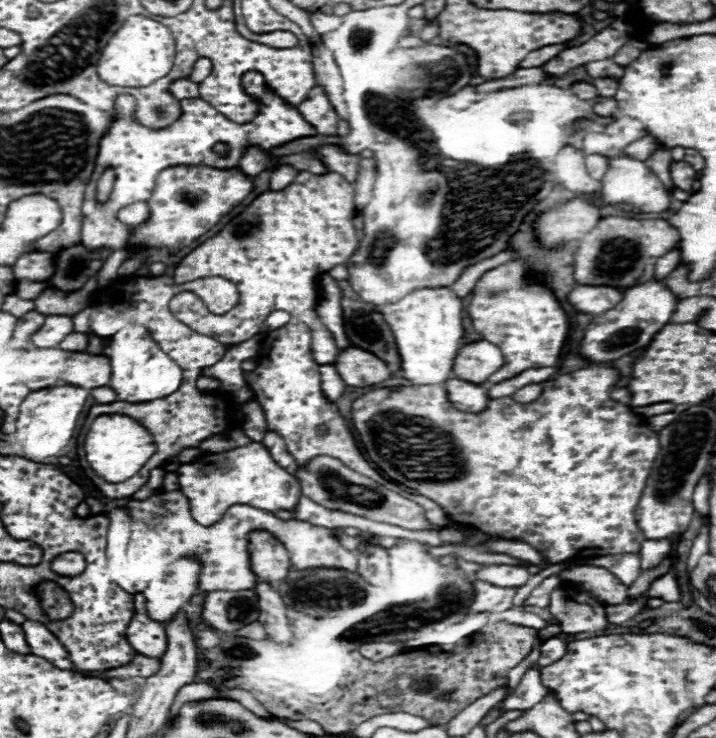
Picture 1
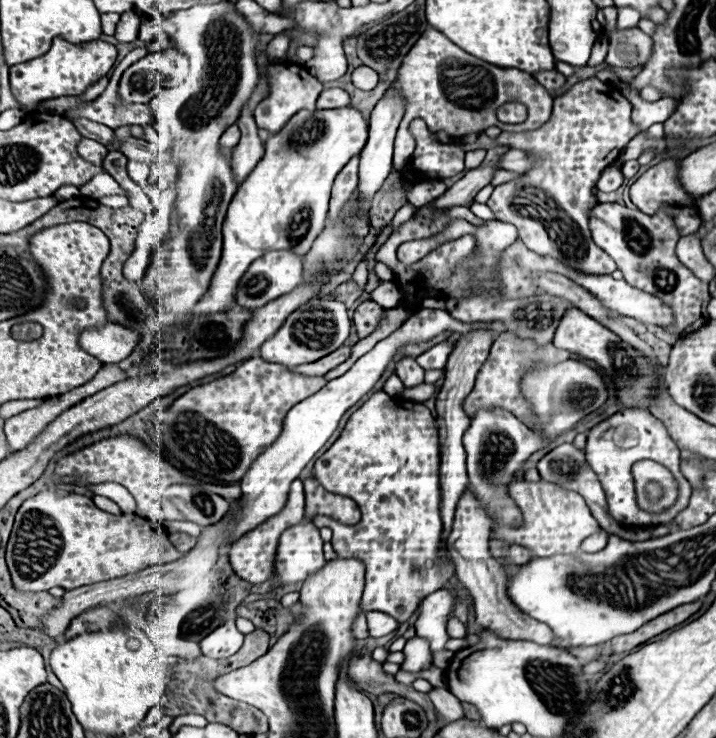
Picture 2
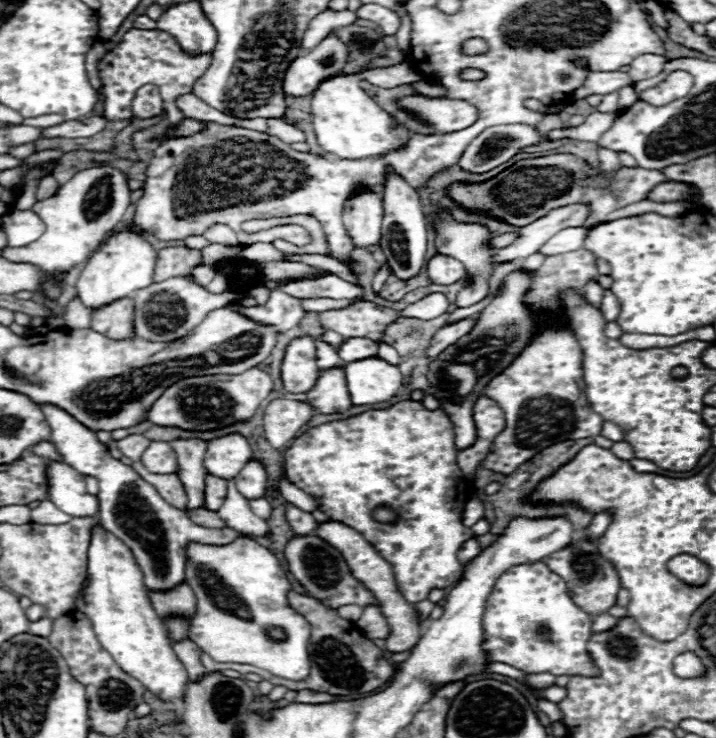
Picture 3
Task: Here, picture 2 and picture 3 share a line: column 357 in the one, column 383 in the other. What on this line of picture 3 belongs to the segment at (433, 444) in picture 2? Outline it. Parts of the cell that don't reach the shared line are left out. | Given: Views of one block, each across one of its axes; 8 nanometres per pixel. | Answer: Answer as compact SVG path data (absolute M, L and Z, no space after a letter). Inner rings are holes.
M406 400L388 410L370 410L354 418L310 428L286 450L284 472L294 486L322 500L322 512L362 532L364 538L374 544L376 552L392 564L404 598L416 604L426 600L432 588L450 588L460 580L462 566L456 554L460 544L474 536L472 530L462 524L462 510L470 498L470 484L456 464L456 454L454 428L446 412L430 412L420 402ZM380 504L388 504L398 512L394 524L380 524L372 518L372 510Z

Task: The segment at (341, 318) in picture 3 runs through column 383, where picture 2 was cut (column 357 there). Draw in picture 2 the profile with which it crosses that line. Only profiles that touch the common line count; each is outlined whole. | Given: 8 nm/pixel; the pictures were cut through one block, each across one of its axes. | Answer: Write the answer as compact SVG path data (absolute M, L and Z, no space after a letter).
M372 300L362 302L362 304L356 308L356 312L354 312L354 320L352 320L354 326L356 326L358 338L366 338L366 336L370 336L370 334L378 328L378 324L380 324L384 312L386 312L386 310L384 310L382 306L378 306L376 302L372 302Z

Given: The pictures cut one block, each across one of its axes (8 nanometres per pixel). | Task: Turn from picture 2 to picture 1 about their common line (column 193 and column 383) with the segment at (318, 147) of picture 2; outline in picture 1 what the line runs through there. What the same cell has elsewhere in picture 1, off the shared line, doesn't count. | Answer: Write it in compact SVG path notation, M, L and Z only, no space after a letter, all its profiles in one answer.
M450 288L420 290L402 298L400 302L382 308L384 320L388 322L396 346L400 350L400 374L414 386L442 384L452 378L452 364L456 352L462 348L464 326L462 326L462 300Z

